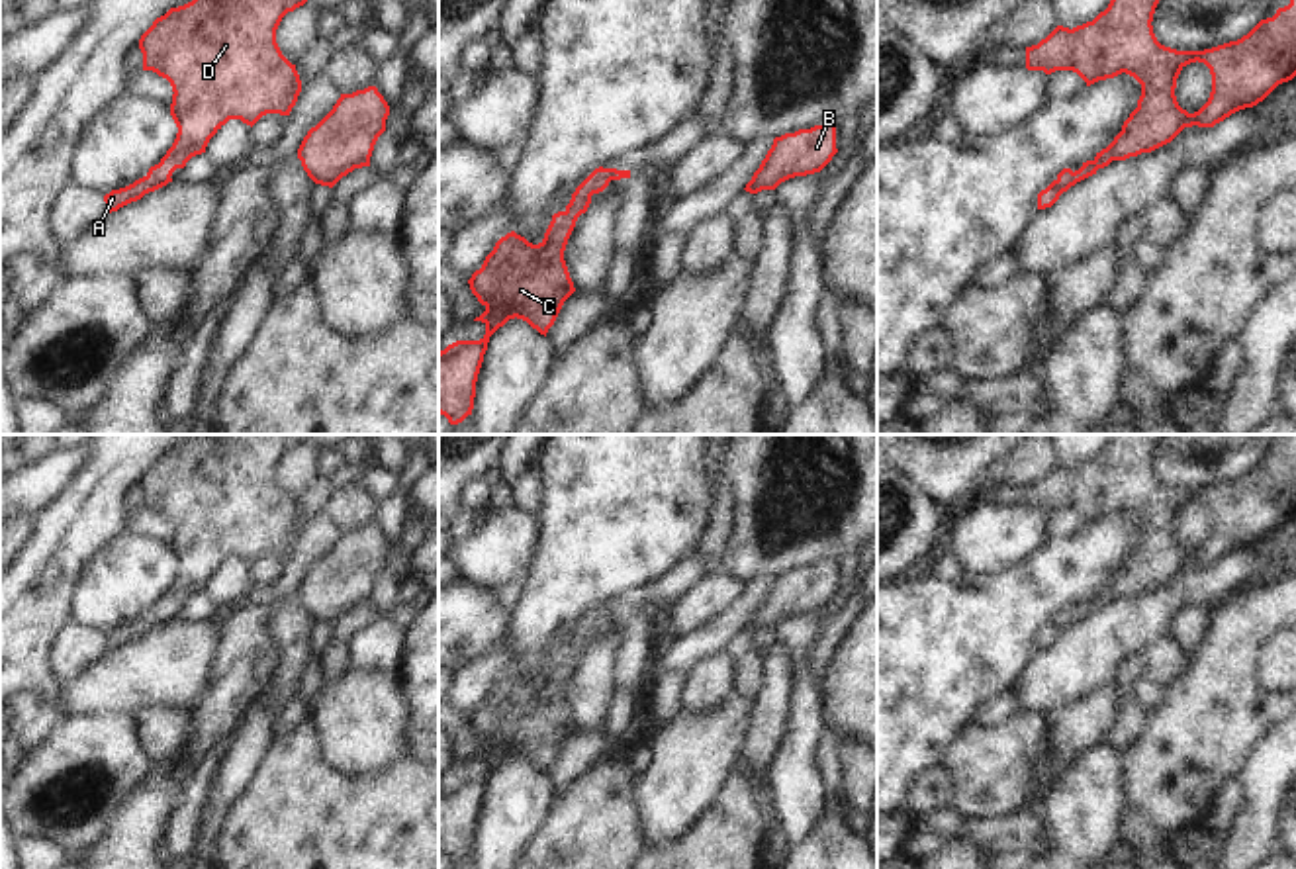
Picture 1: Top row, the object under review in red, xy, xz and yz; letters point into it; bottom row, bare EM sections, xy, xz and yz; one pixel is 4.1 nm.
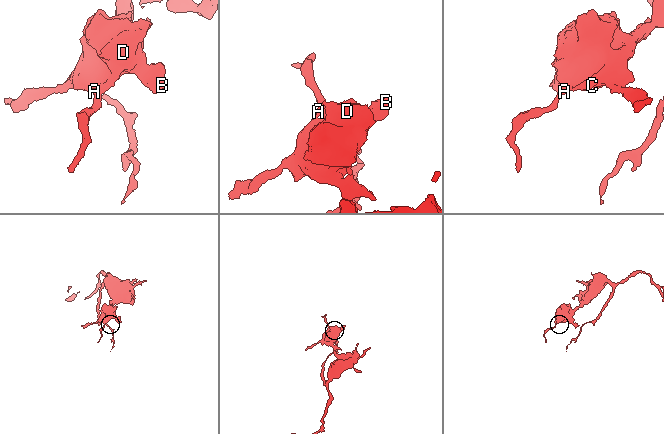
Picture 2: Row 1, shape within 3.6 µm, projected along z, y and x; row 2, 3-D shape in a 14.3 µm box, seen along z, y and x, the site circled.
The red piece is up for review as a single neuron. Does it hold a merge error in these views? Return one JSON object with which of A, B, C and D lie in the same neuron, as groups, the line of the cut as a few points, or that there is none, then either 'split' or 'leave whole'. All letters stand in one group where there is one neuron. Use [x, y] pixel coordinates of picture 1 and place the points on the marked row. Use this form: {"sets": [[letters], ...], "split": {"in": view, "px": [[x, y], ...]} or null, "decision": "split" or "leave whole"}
{"sets": [["A", "B", "C", "D"]], "split": null, "decision": "leave whole"}

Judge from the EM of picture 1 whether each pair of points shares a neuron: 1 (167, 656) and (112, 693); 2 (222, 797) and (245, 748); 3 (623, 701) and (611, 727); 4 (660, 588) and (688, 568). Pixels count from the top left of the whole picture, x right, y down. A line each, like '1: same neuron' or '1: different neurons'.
1: same neuron
2: same neuron
3: same neuron
4: same neuron

